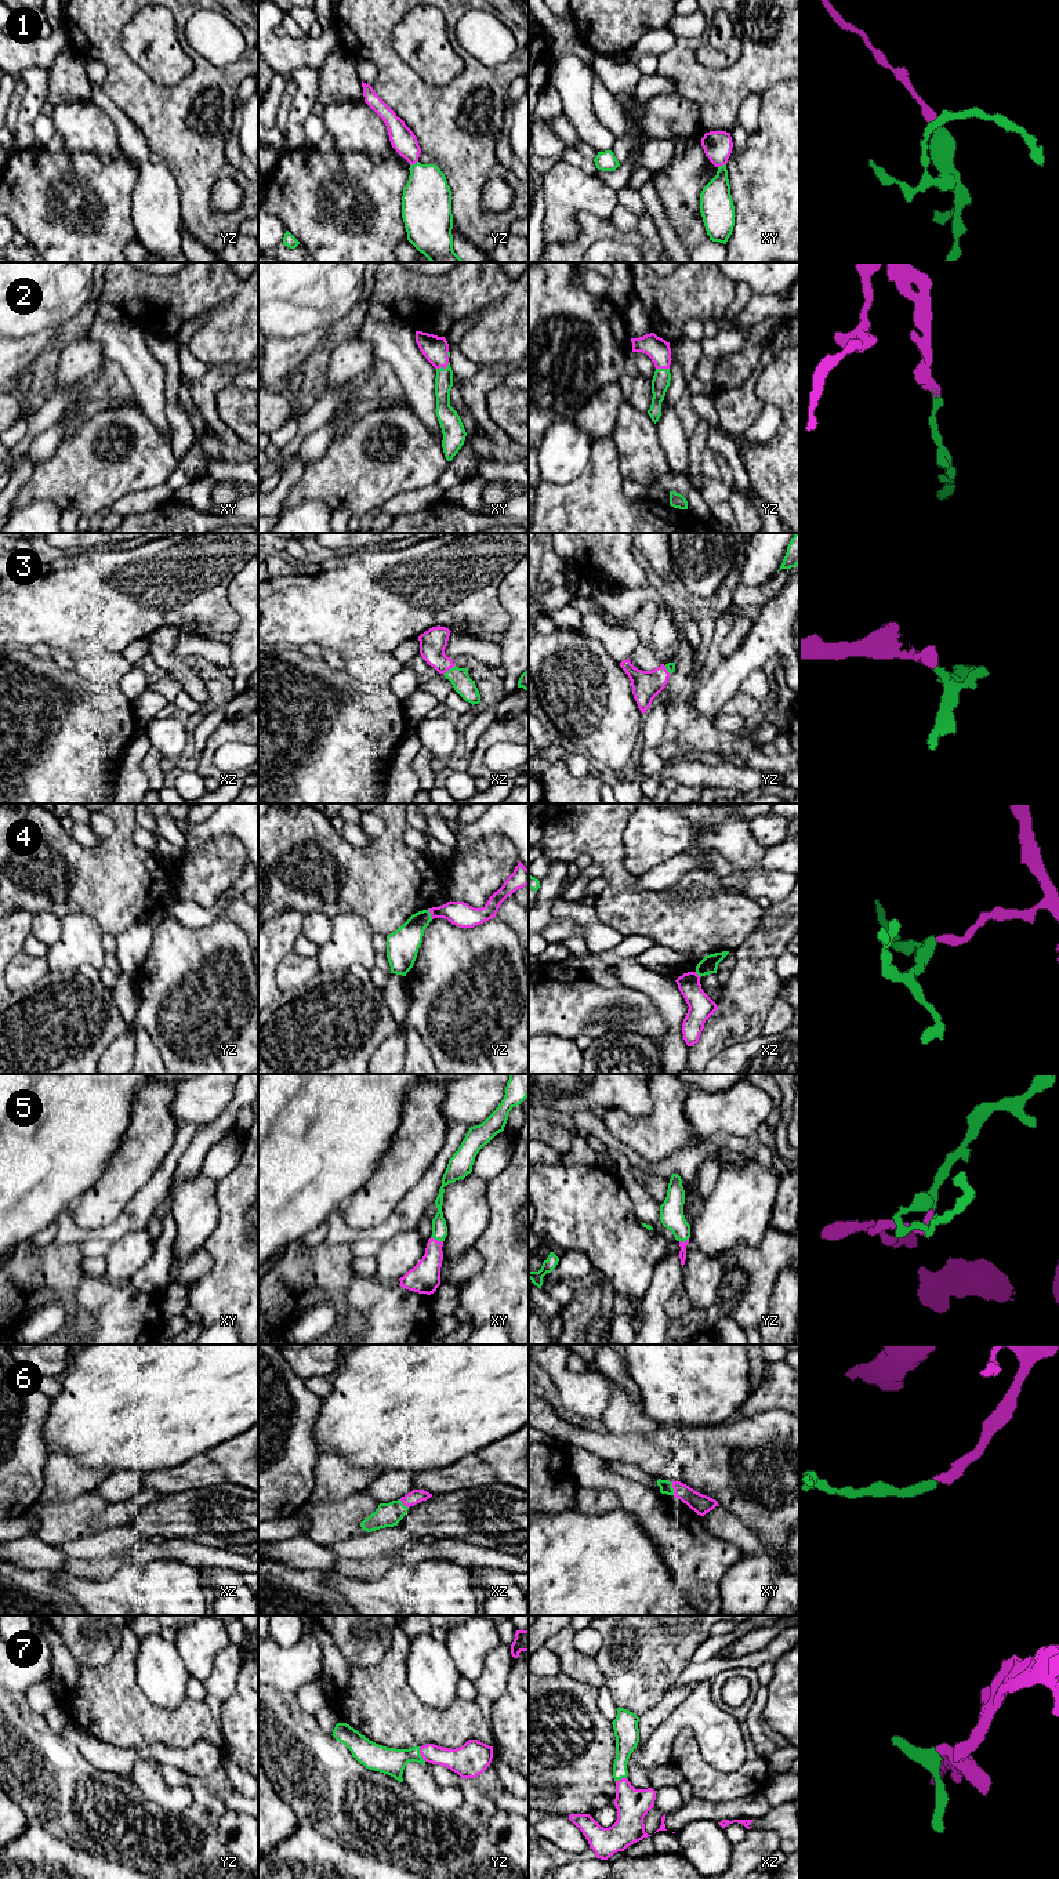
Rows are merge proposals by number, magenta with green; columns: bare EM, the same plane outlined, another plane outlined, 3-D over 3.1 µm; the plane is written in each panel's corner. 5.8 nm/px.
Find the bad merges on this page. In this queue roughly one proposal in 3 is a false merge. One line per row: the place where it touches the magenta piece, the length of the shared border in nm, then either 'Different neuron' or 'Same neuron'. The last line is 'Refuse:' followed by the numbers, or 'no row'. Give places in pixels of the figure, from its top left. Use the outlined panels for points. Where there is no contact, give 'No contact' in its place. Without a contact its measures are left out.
1: Touches magenta at yz (413, 163). Shared border 60 nm. Same neuron
2: Touches magenta at xy (443, 367). Shared border 90 nm. Same neuron
3: Touches magenta at xz (448, 670). Shared border 80 nm. Same neuron
4: Touches magenta at yz (431, 914). Shared border 70 nm. Different neuron
5: Touches magenta at xy (436, 1240). Shared border 80 nm. Same neuron
6: Touches magenta at xy (673, 1487). Shared border 80 nm. Same neuron
7: Touches magenta at yz (420, 1752). Shared border 100 nm. Same neuron
Refuse: 4

